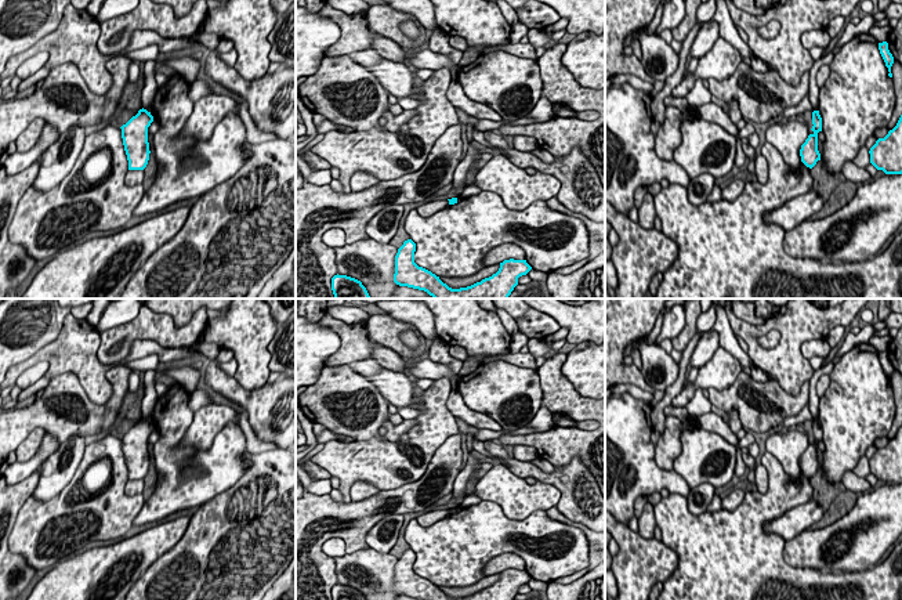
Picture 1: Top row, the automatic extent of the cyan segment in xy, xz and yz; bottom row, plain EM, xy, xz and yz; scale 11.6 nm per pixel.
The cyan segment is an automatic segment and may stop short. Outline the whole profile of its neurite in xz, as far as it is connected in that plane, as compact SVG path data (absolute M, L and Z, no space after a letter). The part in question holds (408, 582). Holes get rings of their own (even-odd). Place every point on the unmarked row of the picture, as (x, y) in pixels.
M412 549L403 552L395 565L394 592L419 600L514 600L518 588L526 585L532 576L526 570L504 570L496 583L467 597L452 599L431 581L414 572L416 553Z

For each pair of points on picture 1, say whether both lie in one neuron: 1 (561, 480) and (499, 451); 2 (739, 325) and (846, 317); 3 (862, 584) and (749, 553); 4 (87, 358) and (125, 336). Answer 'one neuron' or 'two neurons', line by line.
1: one neuron
2: one neuron
3: one neuron
4: two neurons

